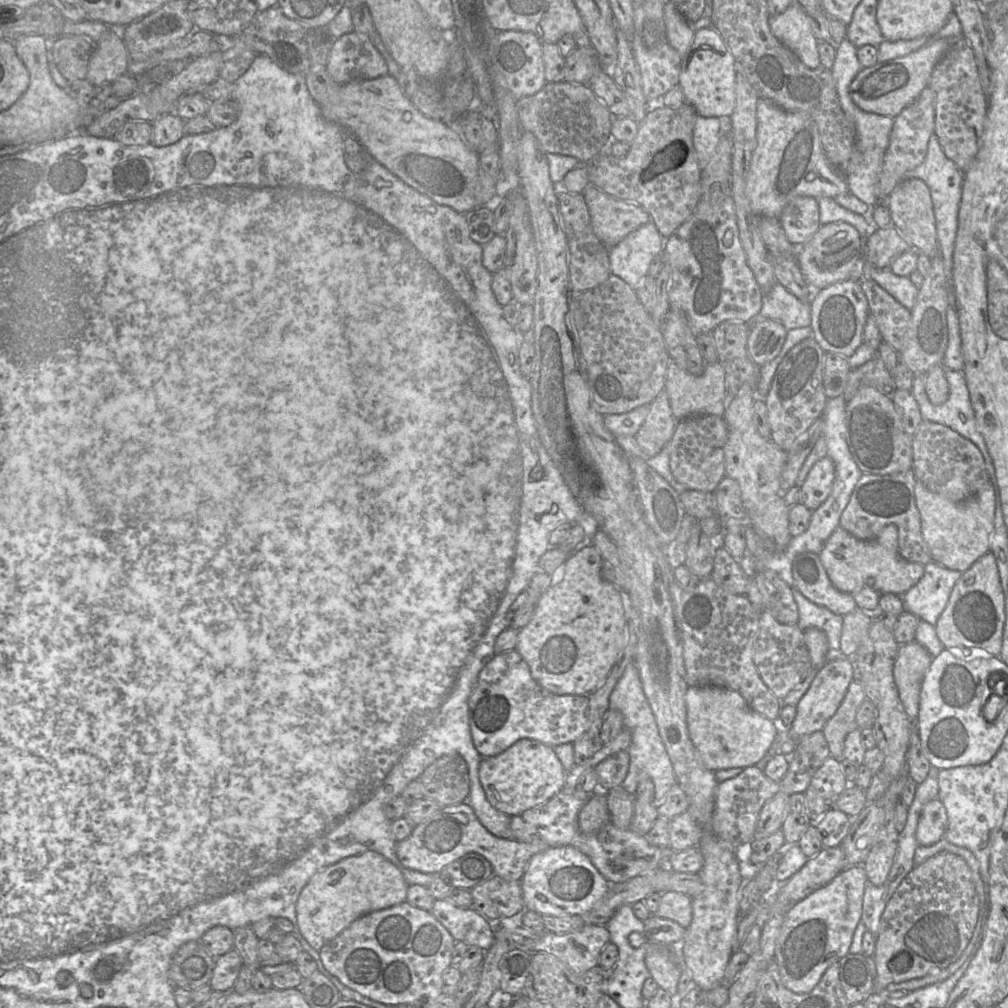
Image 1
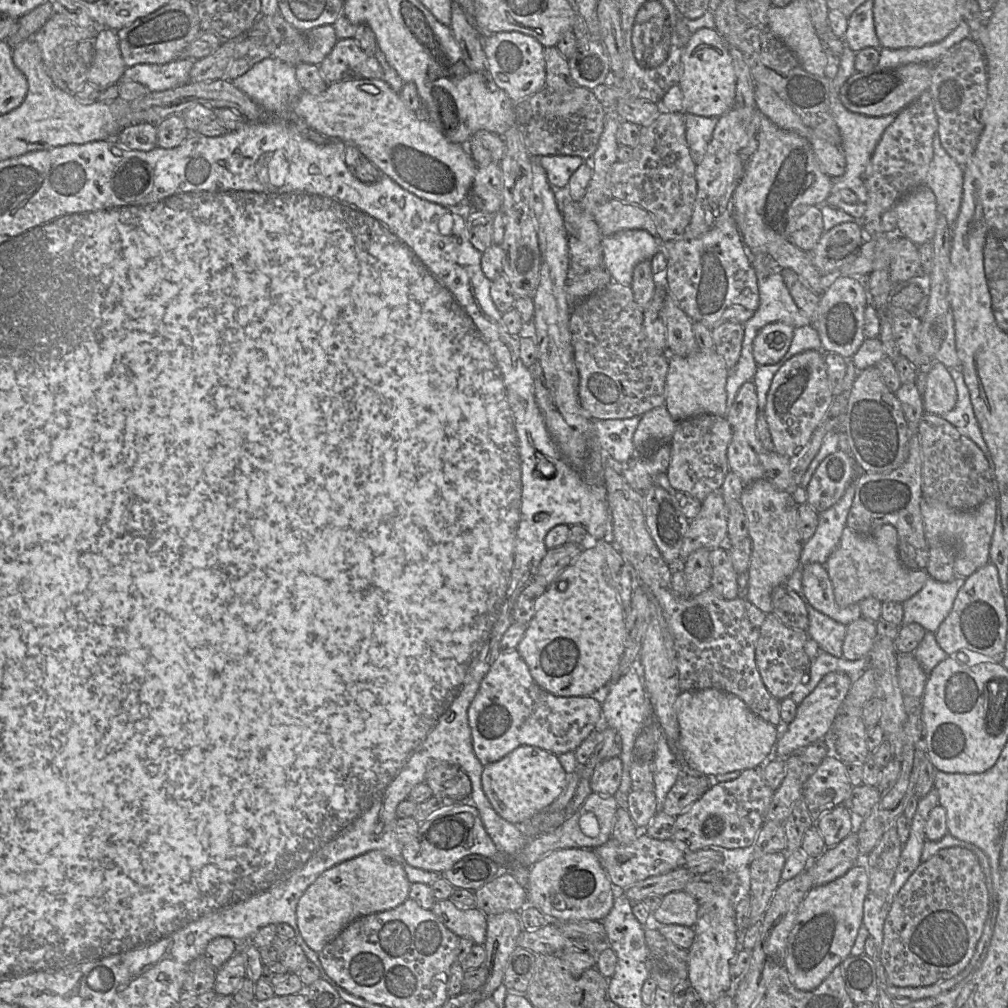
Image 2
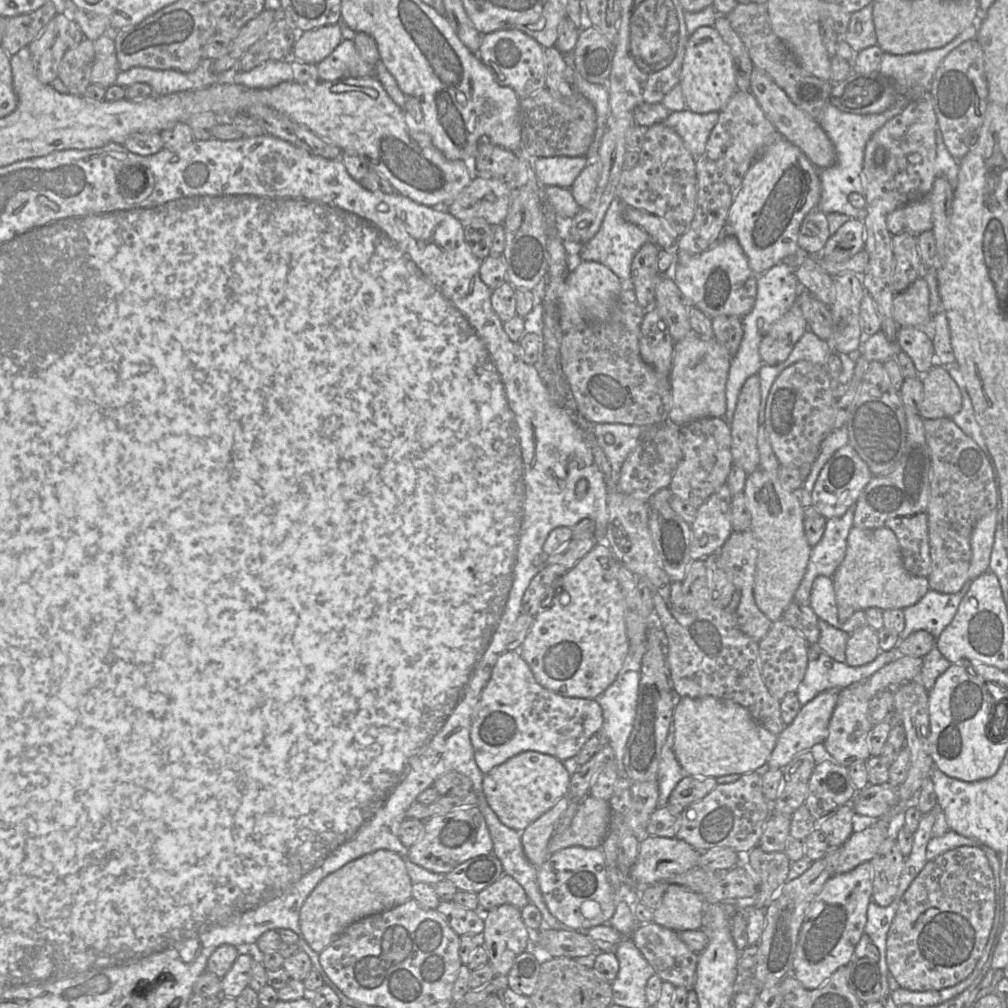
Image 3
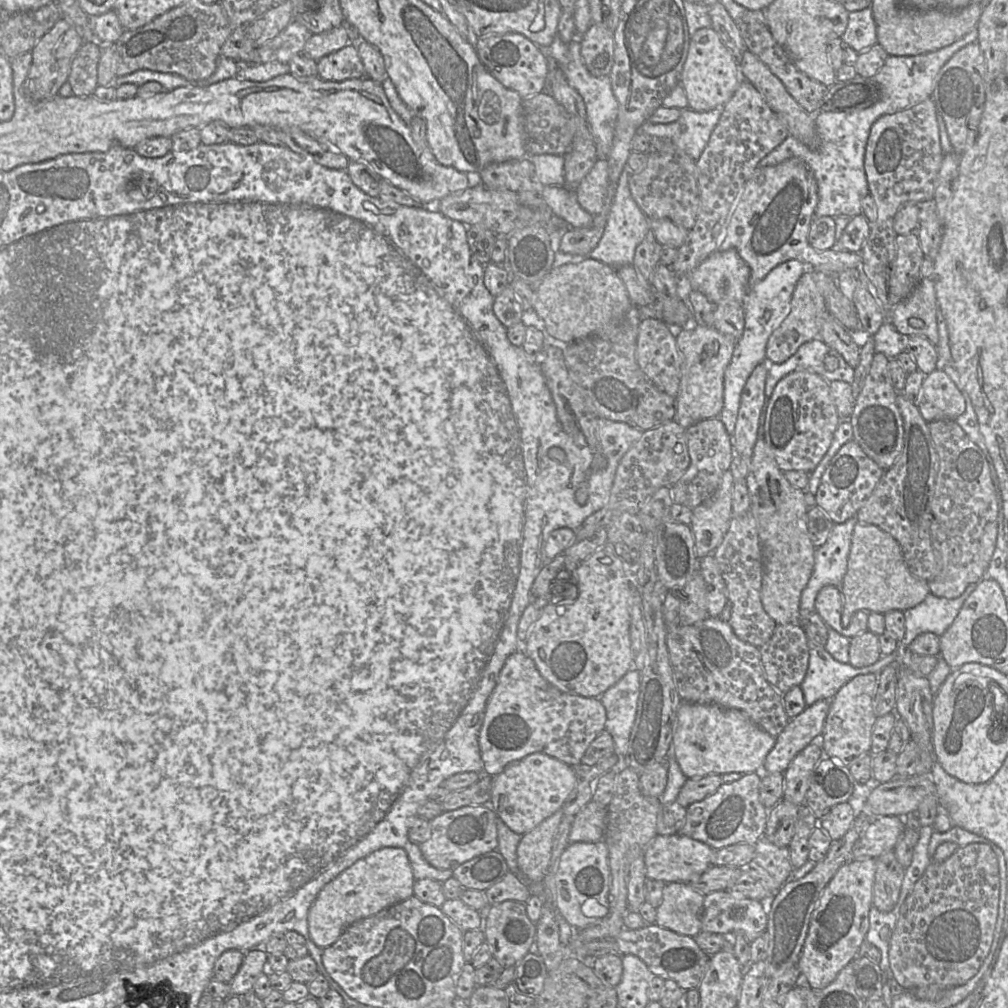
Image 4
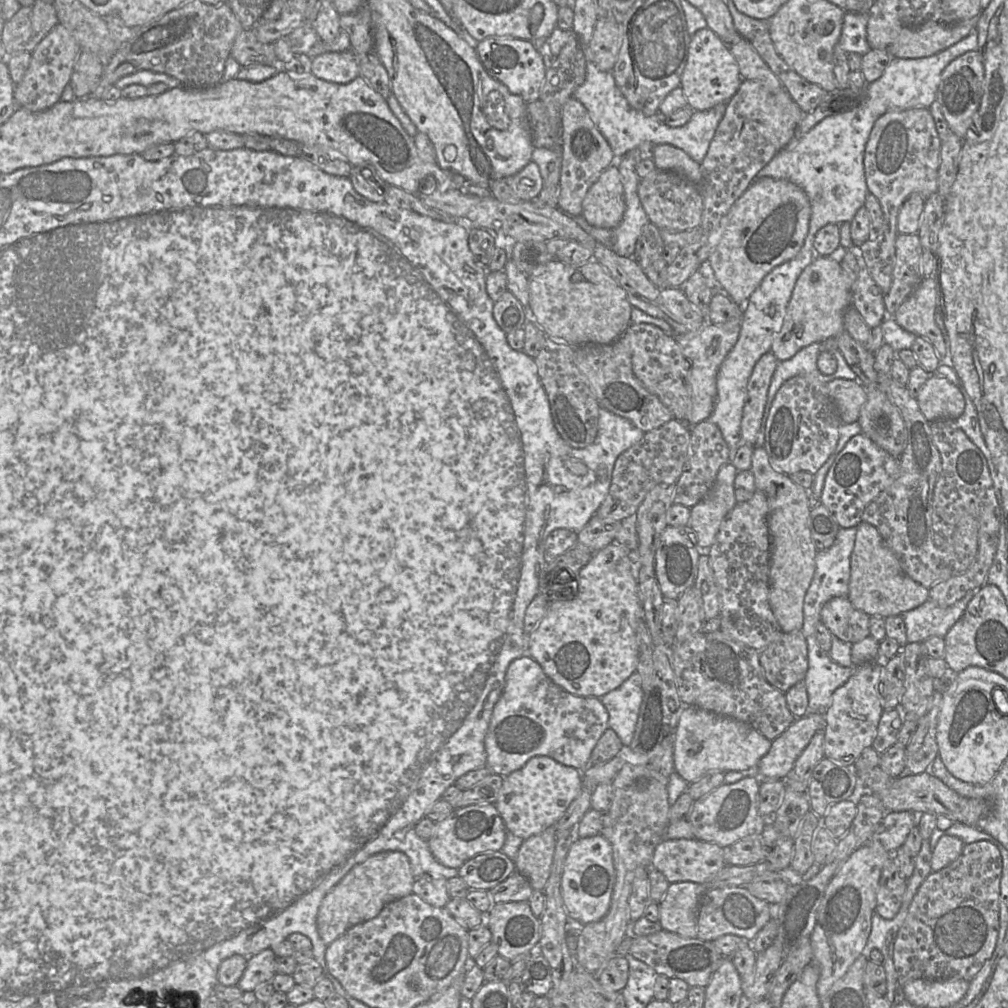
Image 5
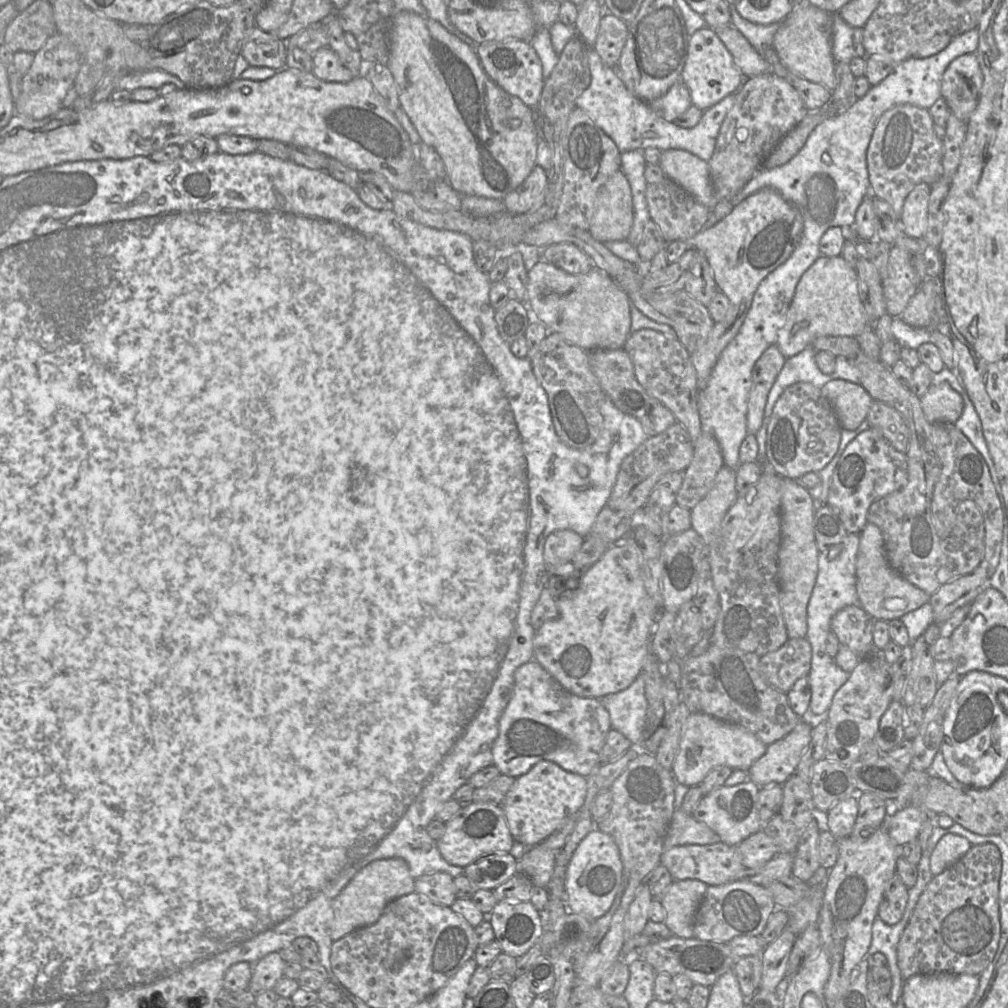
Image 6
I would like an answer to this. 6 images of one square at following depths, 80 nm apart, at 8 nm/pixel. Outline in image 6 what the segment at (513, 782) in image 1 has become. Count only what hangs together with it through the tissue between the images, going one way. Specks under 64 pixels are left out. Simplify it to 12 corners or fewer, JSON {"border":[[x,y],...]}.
{"border":[[542,760],[500,806],[533,847],[577,817],[586,777]]}

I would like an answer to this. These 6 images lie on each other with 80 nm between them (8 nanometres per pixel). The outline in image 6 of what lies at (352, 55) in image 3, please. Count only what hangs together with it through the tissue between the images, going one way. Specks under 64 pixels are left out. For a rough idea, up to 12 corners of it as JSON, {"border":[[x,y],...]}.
{"border":[[329,47],[313,55],[312,73],[326,82],[355,76]]}

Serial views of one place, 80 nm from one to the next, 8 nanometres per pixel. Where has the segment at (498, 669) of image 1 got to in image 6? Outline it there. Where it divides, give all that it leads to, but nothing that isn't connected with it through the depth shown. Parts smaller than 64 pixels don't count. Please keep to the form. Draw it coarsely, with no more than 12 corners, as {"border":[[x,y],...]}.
{"border":[[535,659],[514,673],[493,764],[589,776],[611,729],[597,698]]}

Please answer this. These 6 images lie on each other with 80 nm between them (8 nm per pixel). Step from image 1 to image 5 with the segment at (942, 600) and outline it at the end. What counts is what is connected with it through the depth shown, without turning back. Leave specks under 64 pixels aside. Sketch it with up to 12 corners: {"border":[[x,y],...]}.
{"border":[[978,589],[948,607],[931,599],[902,614],[908,643],[945,637]]}

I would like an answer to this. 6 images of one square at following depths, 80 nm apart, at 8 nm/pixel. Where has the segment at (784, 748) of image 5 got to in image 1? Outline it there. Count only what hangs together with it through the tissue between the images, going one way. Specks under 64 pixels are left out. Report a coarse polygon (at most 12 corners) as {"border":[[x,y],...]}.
{"border":[[849,659],[827,661],[796,706],[790,736],[822,731],[852,680]]}

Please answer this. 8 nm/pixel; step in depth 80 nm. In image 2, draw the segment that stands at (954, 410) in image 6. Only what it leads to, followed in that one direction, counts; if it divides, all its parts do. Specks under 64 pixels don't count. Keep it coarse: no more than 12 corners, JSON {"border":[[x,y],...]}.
{"border":[[927,369],[924,411],[941,416],[954,409],[957,390],[949,369]]}

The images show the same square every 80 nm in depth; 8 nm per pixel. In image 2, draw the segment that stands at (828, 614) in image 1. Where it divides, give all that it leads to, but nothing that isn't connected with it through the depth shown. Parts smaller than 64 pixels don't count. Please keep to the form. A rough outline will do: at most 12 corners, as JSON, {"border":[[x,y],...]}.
{"border":[[807,603],[808,637],[843,657],[847,626]]}

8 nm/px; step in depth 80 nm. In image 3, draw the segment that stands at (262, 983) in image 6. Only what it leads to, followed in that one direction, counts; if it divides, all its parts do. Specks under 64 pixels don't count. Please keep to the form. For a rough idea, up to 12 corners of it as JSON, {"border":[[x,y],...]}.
{"border":[[255,948],[240,952],[221,978],[222,997],[236,998],[249,985]]}

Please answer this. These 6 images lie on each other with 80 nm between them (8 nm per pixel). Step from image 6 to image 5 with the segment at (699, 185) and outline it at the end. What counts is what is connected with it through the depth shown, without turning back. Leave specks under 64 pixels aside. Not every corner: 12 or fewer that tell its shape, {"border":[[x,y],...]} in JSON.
{"border":[[670,144],[655,145],[657,169],[676,171],[696,186],[700,164]]}

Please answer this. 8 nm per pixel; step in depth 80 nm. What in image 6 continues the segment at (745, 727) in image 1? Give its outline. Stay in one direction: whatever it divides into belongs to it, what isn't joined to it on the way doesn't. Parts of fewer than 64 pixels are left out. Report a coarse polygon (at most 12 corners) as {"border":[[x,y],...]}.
{"border":[[701,712],[686,718],[676,783],[716,766],[747,771],[766,752],[746,728]]}

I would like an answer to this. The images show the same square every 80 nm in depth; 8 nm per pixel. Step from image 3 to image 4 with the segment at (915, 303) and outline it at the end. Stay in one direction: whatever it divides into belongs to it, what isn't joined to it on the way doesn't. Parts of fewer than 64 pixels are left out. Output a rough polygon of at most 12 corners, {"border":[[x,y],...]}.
{"border":[[932,278],[892,308],[905,336],[938,343],[938,303]]}

